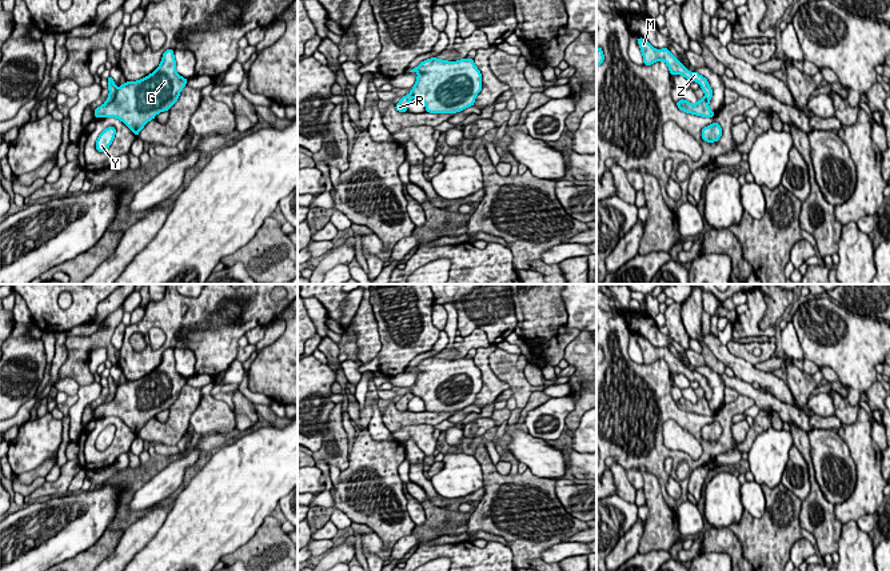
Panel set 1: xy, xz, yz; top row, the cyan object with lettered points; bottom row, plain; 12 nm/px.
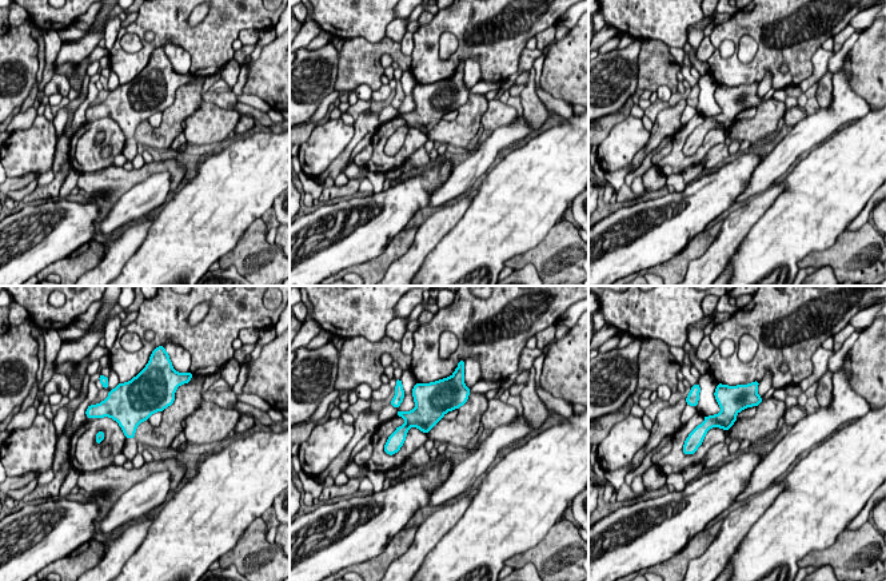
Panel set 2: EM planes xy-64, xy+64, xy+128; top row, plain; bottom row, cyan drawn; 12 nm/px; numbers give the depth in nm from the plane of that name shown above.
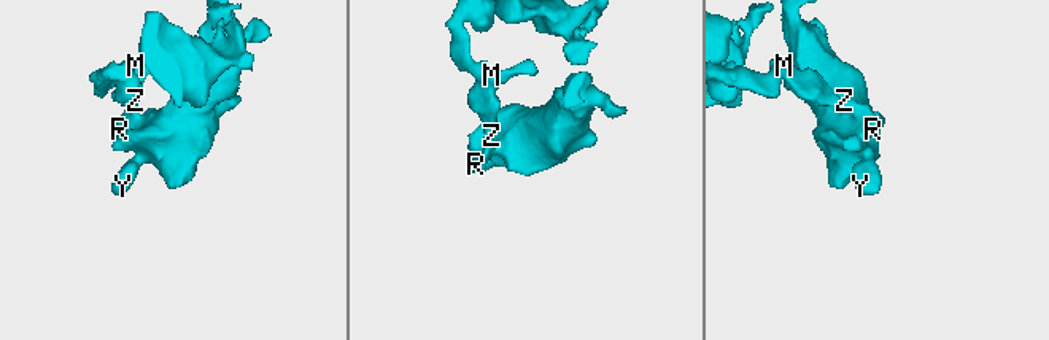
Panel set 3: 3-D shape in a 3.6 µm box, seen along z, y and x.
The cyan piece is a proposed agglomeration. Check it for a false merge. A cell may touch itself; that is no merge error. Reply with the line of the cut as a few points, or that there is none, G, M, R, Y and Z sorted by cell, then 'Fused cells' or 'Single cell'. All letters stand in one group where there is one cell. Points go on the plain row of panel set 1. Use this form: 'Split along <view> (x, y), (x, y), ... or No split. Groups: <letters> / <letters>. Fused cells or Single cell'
Split along xy (118, 387), (114, 396), (104, 403). Groups: G Y / M R Z. Fused cells

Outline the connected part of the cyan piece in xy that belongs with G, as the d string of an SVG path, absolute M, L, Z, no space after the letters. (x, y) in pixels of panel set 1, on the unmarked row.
M167 348L151 374L120 384L109 403L95 407L95 415L116 416L137 435L149 419L177 400L187 380L176 371L173 350Z

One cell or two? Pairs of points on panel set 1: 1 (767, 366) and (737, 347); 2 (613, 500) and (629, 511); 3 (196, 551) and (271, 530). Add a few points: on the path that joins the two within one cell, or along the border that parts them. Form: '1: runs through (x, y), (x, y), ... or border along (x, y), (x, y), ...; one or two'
1: border along (774, 354), (755, 366); two
2: runs through (617, 504), (625, 511); one
3: border along (270, 514), (256, 531), (231, 552); two

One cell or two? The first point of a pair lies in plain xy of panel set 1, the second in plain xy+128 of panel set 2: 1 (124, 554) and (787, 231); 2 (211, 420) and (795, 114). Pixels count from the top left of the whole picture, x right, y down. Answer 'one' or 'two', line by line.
1: two
2: one

